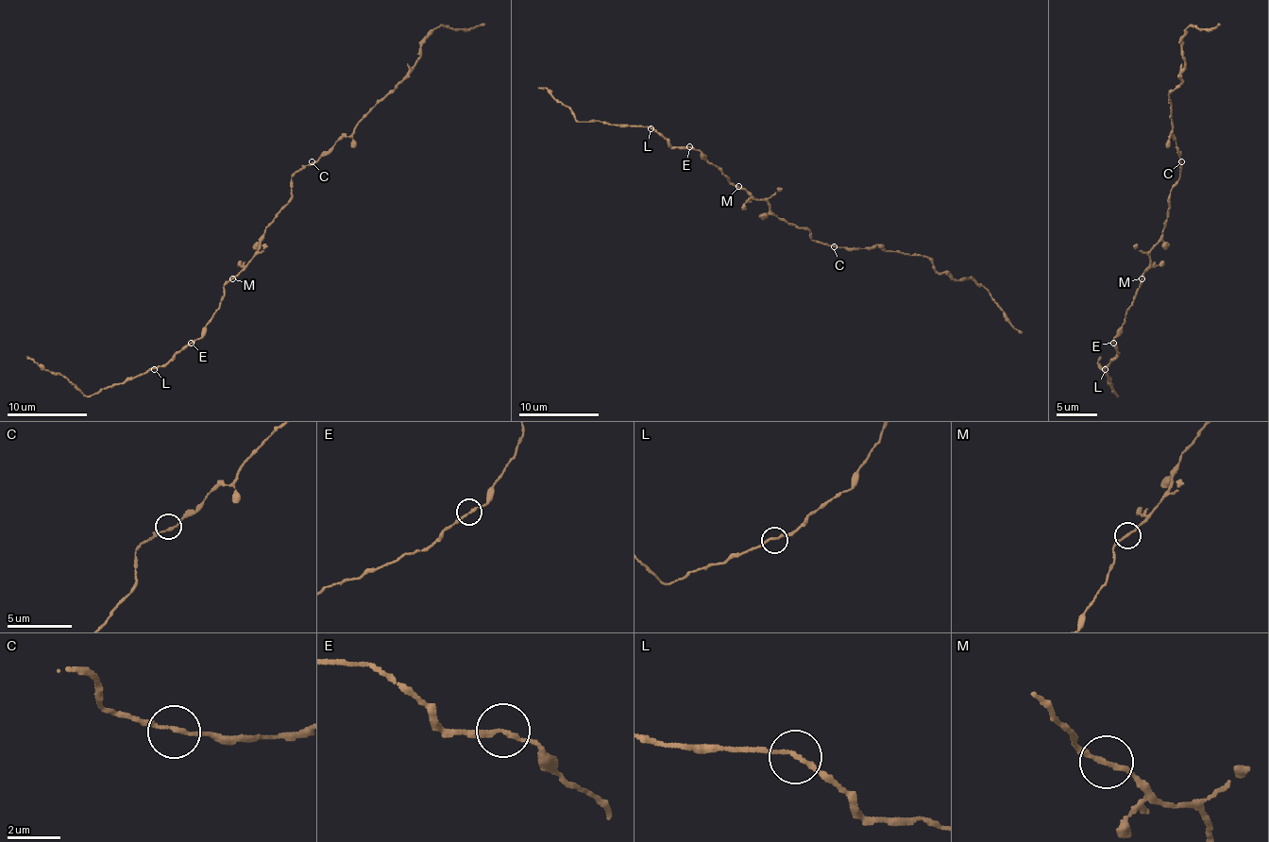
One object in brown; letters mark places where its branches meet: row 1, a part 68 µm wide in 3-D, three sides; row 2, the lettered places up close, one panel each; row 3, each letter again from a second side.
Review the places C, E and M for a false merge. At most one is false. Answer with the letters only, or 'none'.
none

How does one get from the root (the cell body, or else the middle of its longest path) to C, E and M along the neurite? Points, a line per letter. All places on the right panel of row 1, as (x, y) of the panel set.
C: (1162, 232), (1167, 220), (1171, 188), (1178, 177), (1181, 161)
E: (1162, 232), (1162, 238), (1150, 252), (1151, 261), (1135, 300), (1112, 343)
M: (1162, 232), (1162, 238), (1150, 252), (1151, 261), (1142, 278)

